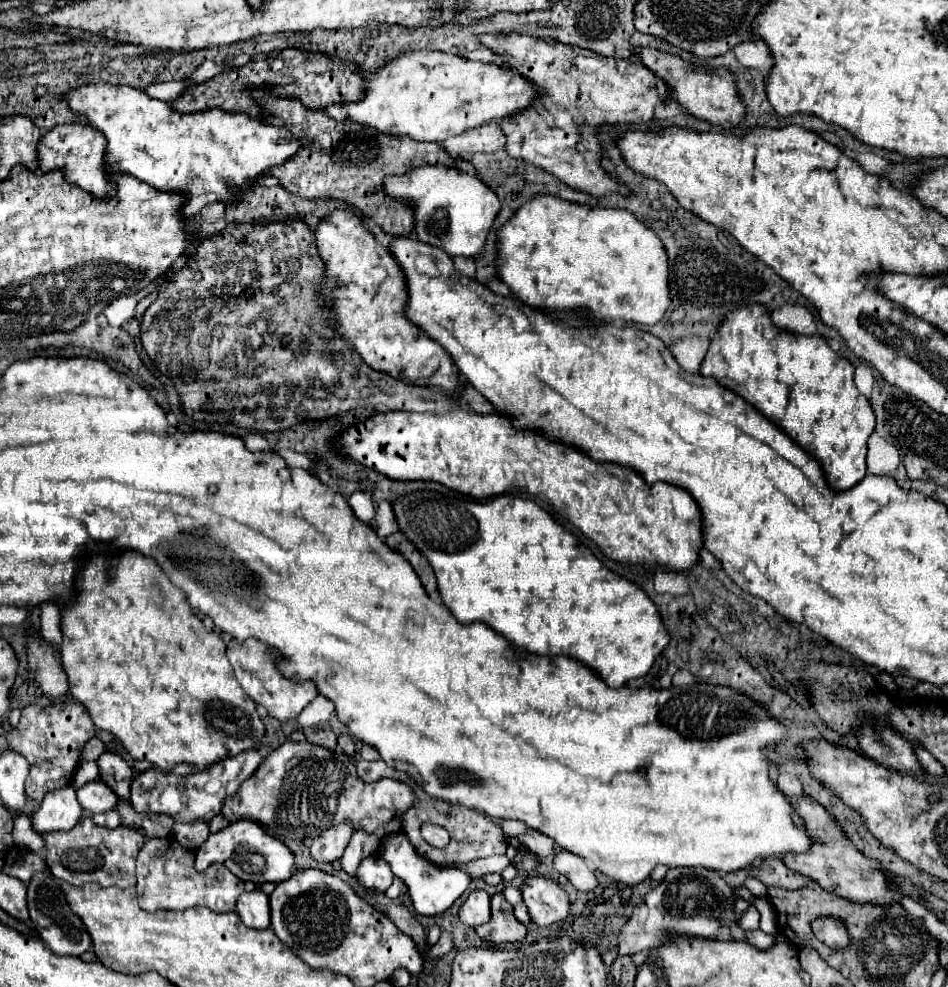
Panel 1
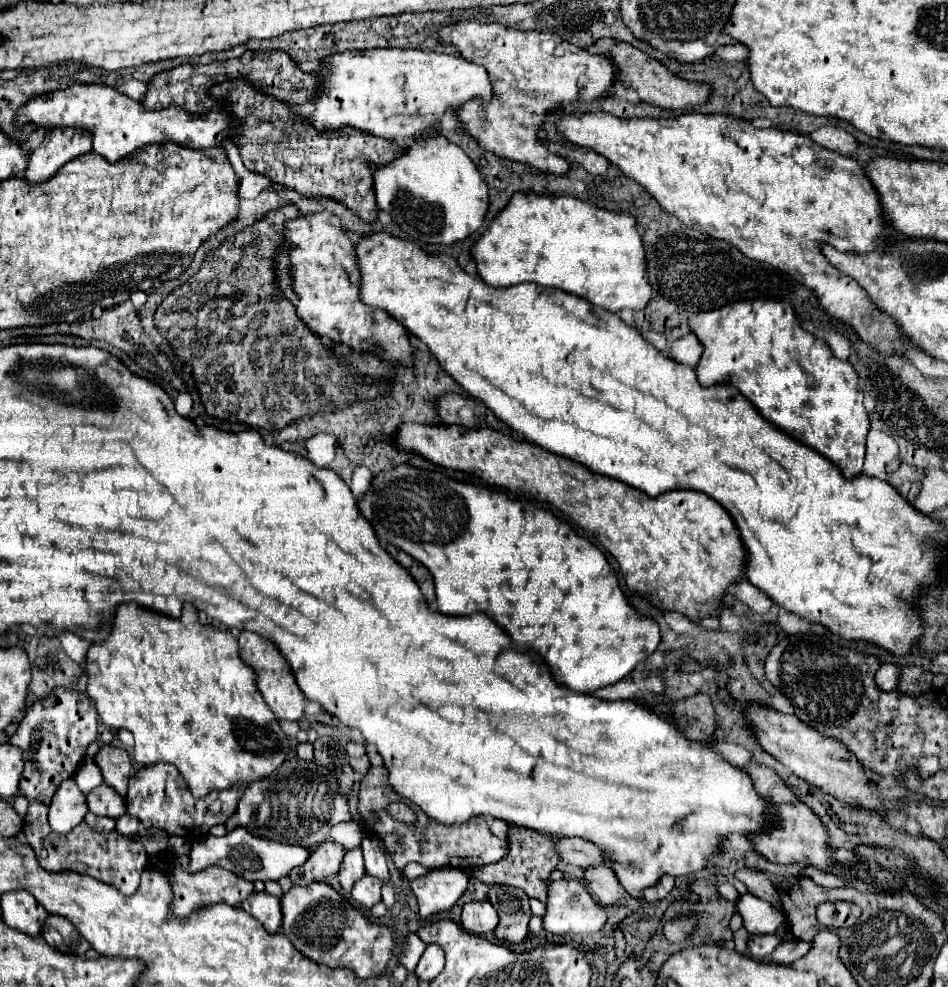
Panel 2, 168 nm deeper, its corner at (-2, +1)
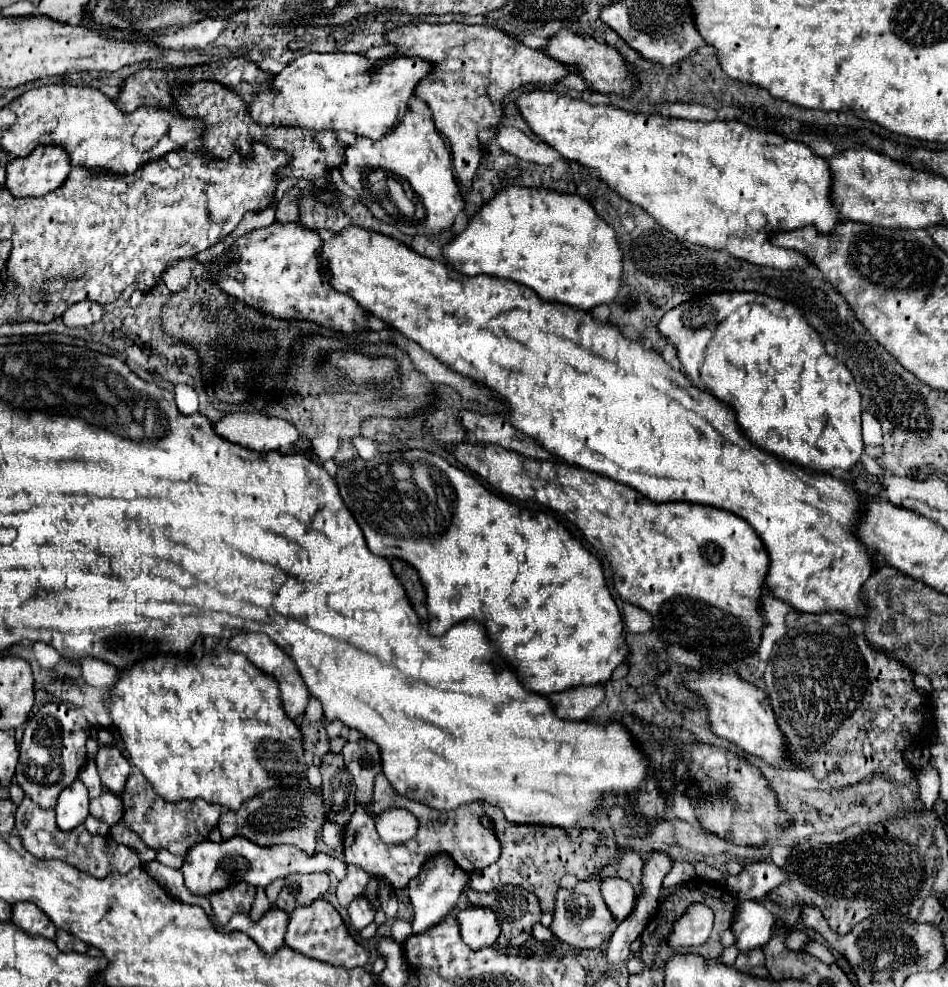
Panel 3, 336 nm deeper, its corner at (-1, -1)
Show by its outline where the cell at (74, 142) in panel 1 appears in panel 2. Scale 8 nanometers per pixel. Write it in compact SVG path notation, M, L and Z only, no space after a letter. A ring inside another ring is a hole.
M52 128L46 132L42 144L32 150L24 178L34 184L46 182L66 164L66 160L86 154L90 148L90 132L82 128Z

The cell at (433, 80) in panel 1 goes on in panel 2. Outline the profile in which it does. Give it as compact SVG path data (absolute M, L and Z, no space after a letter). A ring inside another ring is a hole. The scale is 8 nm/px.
M370 48L340 52L338 56L330 56L318 74L322 76L322 88L314 100L316 112L310 118L318 130L350 126L386 140L398 140L414 134L420 136L428 132L440 134L440 122L446 112L454 114L462 104L474 98L480 98L482 102L492 100L492 84L482 66L468 62L462 56L448 56L442 52L424 52L414 48Z

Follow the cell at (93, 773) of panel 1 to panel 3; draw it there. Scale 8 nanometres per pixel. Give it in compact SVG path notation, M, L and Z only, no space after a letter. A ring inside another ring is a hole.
M89 760L89 764L81 770L79 780L87 786L89 798L97 798L103 792L103 786L101 786L101 780L99 780L99 774L97 774L97 766L95 766L93 760Z

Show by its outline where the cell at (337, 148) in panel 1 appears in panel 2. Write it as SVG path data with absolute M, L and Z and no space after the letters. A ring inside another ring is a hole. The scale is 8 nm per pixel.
M228 80L224 84L216 84L210 94L214 98L226 98L230 102L232 114L236 114L238 122L242 124L242 130L234 136L234 144L240 148L242 162L250 172L266 174L272 182L304 196L330 196L348 206L364 222L378 220L380 208L374 196L372 164L386 166L402 156L406 148L398 146L394 140L382 140L356 128L318 132L304 116L280 100L274 100L274 96L258 92L246 80Z

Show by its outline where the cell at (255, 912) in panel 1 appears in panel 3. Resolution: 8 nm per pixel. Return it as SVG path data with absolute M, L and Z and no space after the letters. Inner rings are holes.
M267 910L267 914L259 920L259 922L253 922L247 914L235 914L233 918L231 918L231 922L225 926L225 930L241 930L241 932L245 932L247 936L251 936L267 954L273 954L273 952L277 952L283 944L285 944L285 930L287 930L287 924L289 924L289 914L285 916L285 912L283 910Z

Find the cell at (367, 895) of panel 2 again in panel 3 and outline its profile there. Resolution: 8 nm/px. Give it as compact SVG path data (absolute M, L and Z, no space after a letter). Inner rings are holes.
M363 896L355 898L355 900L349 904L347 912L349 912L351 926L353 926L353 930L357 930L357 932L361 932L367 924L371 924L371 922L373 922L373 916L375 916L373 906L371 906Z

